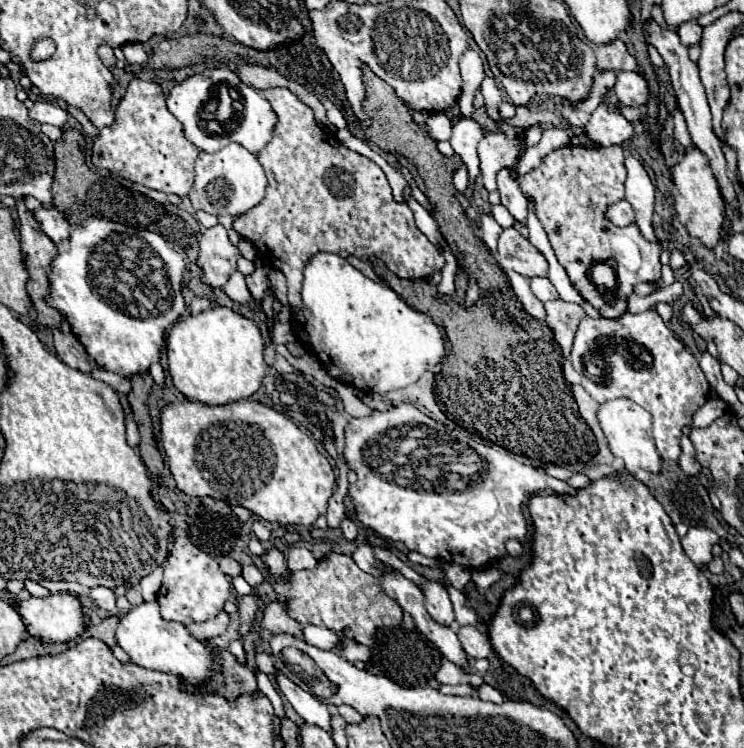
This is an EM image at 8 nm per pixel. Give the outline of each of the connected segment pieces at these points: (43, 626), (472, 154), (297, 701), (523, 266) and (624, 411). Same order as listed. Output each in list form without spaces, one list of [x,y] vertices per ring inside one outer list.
[[[72,596],[30,598],[20,602],[16,610],[26,624],[28,636],[38,636],[40,640],[68,642],[86,628],[80,600]]]
[[[458,114],[450,144],[452,144],[454,152],[462,158],[462,162],[466,164],[468,169],[469,183],[467,189],[463,192],[464,197],[467,199],[474,195],[474,180],[480,174],[480,162],[478,162],[476,146],[484,136],[486,136],[486,130],[476,120]]]
[[[282,672],[276,674],[276,682],[278,682],[280,692],[294,706],[294,710],[306,720],[306,724],[312,724],[312,726],[318,726],[326,732],[332,732],[332,712],[330,712],[328,704],[324,704],[322,700],[314,698],[310,692],[296,686]]]
[[[504,228],[498,240],[498,264],[502,270],[516,270],[526,278],[548,278],[546,258],[520,232]]]
[[[616,398],[610,402],[604,402],[598,410],[598,420],[600,426],[608,438],[610,450],[614,456],[622,458],[626,464],[626,470],[630,474],[636,474],[638,470],[646,470],[652,474],[660,474],[662,458],[654,446],[654,436],[652,436],[652,416],[638,406],[636,402],[630,402],[628,398]]]

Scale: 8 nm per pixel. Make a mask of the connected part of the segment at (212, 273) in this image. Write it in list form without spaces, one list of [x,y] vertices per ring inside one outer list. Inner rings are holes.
[[[200,238],[198,264],[204,270],[204,282],[214,288],[222,288],[226,278],[238,270],[238,256],[238,248],[232,246],[228,238]]]

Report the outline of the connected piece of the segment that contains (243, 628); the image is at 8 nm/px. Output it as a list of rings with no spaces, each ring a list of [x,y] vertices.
[[[240,596],[238,608],[240,608],[240,632],[242,634],[248,634],[250,632],[260,606],[262,604],[260,604],[258,598],[254,598],[254,596]]]

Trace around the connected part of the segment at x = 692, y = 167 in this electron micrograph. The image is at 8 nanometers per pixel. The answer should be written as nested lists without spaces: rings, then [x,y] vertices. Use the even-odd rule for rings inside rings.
[[[692,144],[682,154],[680,162],[672,168],[672,176],[674,176],[674,208],[676,208],[680,224],[684,224],[690,236],[700,238],[708,248],[714,248],[722,234],[726,208],[724,208],[724,200],[722,200],[718,182],[712,174],[706,154]]]

